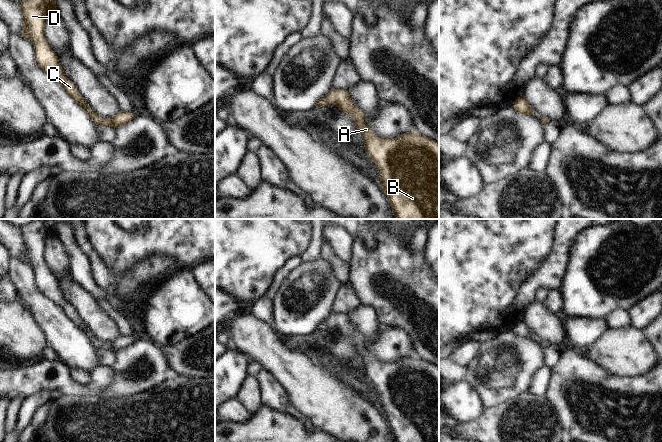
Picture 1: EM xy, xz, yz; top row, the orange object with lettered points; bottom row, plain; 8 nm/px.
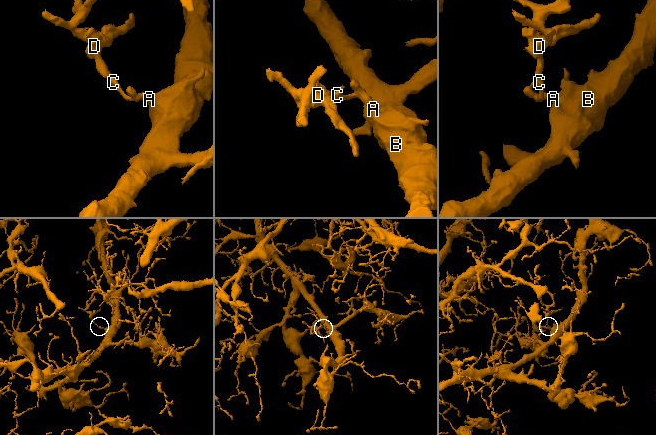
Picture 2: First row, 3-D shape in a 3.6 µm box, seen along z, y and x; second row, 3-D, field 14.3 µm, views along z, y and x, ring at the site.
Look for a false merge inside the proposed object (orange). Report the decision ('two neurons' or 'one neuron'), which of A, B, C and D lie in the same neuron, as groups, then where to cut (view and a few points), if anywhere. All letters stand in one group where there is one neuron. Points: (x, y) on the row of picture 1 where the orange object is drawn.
one neuron; A B C D; no cut

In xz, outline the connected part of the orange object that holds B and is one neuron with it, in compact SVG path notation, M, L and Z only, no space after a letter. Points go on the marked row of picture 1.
M332 89L315 107L336 105L350 115L362 134L365 152L371 157L380 174L380 188L387 198L396 219L439 219L439 143L416 131L393 139L376 136L364 122L364 113L353 103L346 89Z

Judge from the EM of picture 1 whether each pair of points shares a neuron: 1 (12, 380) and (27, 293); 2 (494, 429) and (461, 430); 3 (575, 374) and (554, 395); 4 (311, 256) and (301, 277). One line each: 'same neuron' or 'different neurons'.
1: different neurons
2: same neuron
3: same neuron
4: different neurons

